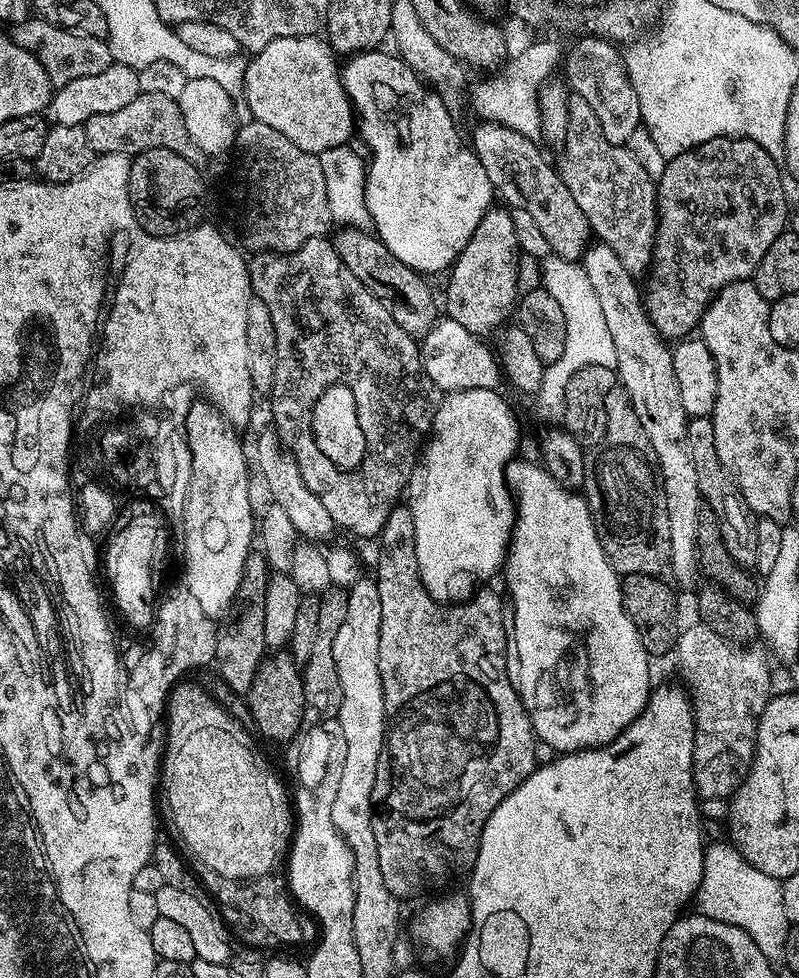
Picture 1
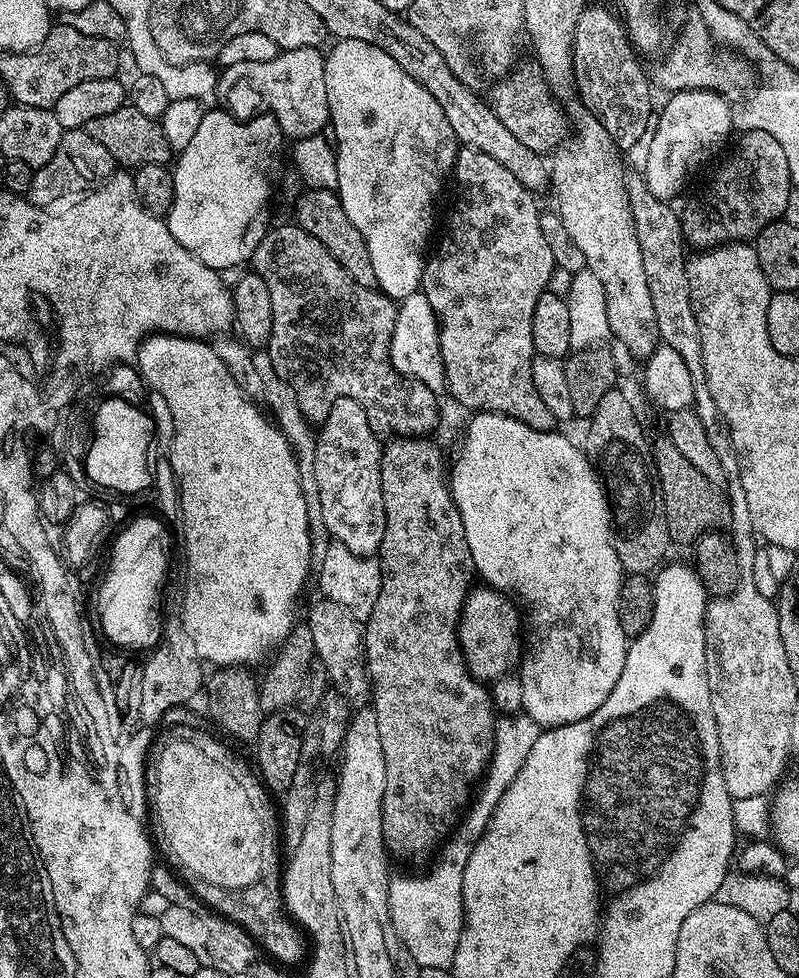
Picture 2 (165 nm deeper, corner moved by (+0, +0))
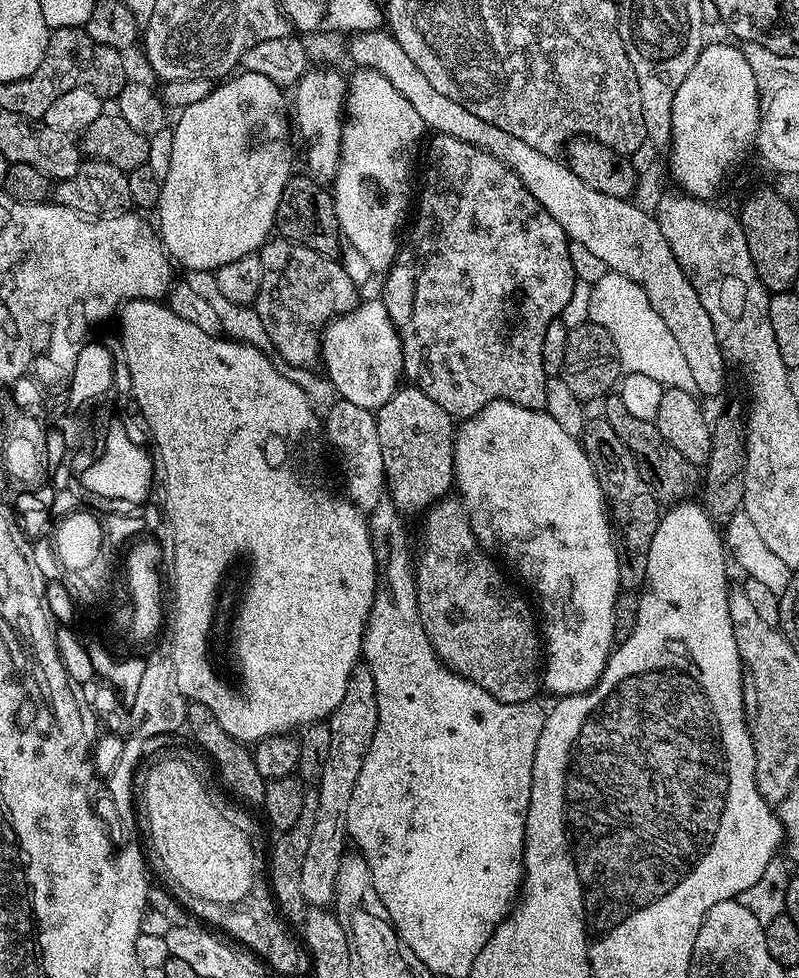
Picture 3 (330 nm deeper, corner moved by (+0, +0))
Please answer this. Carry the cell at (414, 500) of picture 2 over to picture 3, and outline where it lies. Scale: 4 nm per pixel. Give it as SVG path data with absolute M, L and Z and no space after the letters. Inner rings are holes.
M415 386L397 388L390 402L375 409L374 415L378 426L378 446L382 446L386 484L396 509L402 514L420 514L437 500L447 497L453 491L456 479L452 445L454 417L446 414L434 398Z

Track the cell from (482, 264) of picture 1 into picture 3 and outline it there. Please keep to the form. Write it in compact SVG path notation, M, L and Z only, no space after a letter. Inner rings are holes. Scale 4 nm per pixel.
M433 135L432 145L428 148L428 169L424 172L424 181L418 184L418 199L414 204L414 219L399 245L396 262L388 269L384 280L384 293L382 299L386 310L390 314L392 324L400 333L400 345L404 355L404 376L415 387L420 388L446 414L454 418L467 418L474 416L495 400L509 400L515 404L521 404L527 408L544 408L546 402L546 386L550 379L549 373L544 371L542 362L542 338L546 338L546 326L550 322L561 319L563 307L569 302L574 292L577 278L574 274L574 266L570 262L569 239L564 233L562 226L558 224L546 212L542 204L534 195L530 194L526 186L519 180L518 174L514 173L492 156L485 149L480 149L470 142L459 141L458 138Z

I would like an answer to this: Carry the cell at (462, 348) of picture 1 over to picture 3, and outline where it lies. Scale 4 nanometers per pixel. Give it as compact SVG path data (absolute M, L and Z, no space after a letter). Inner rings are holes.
M383 299L357 303L345 316L329 322L320 337L320 360L327 380L335 388L339 399L373 410L390 402L402 384L404 355L400 333L392 324Z

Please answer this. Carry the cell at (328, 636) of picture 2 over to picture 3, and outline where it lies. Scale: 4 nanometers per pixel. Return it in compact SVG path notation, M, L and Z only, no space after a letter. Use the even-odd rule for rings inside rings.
M358 666L348 680L342 694L342 702L332 711L327 721L330 730L330 750L326 766L322 770L318 787L318 810L314 818L314 830L310 830L310 846L302 862L302 894L312 906L328 906L336 899L336 879L340 859L346 854L346 825L348 807L358 782L358 770L368 753L370 742L376 733L378 712L376 706L376 687L374 678L367 667Z

